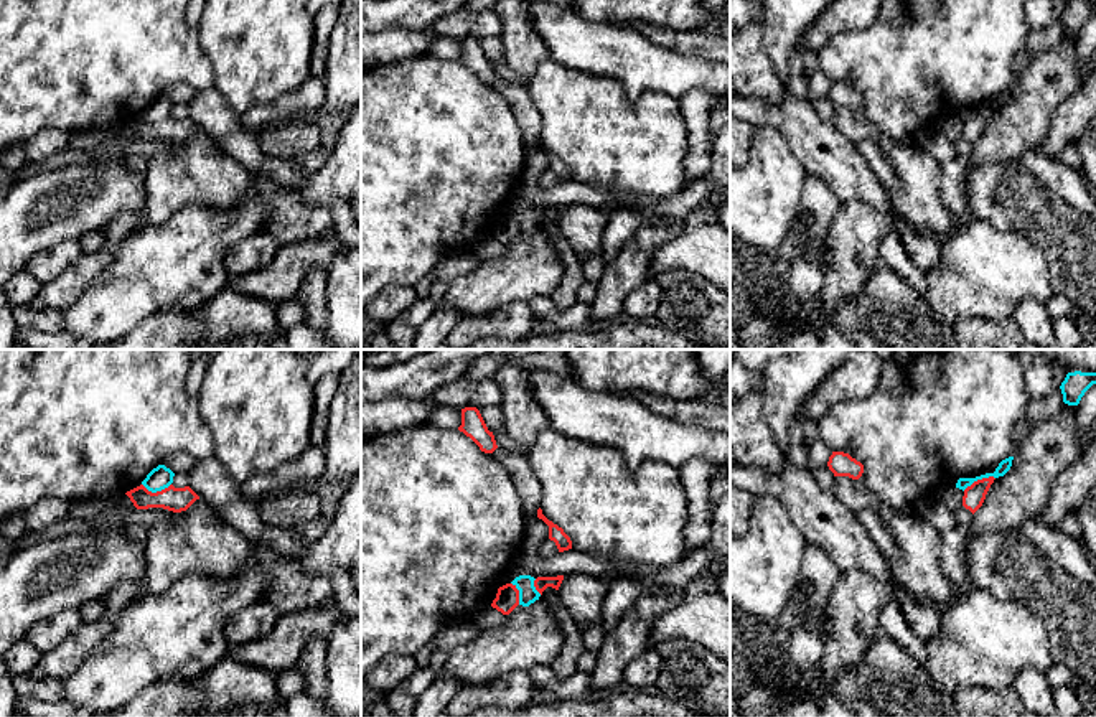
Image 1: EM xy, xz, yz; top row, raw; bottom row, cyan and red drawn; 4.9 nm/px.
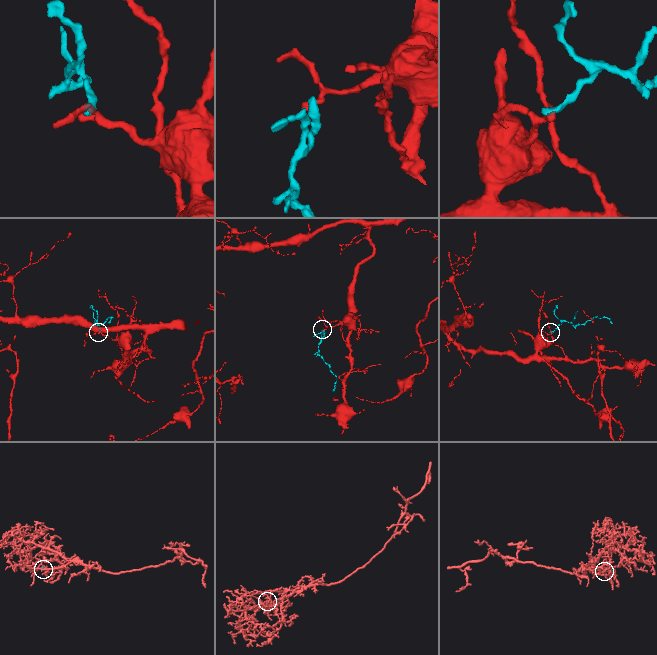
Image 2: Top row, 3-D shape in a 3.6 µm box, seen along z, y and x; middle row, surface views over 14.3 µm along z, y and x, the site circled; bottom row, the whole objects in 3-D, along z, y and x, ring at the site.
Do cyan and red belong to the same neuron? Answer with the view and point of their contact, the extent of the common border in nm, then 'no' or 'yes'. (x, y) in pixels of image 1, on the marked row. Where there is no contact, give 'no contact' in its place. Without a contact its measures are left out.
contact yz (978, 478); length 170 nm; no

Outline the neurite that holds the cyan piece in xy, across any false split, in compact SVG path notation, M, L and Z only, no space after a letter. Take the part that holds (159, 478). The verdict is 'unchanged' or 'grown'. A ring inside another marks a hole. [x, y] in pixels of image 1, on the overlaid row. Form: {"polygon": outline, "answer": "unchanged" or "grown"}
{"polygon": "M158 465L147 475L142 485L148 491L157 493L168 488L173 483L173 476L175 473L170 468L166 468L165 465Z", "answer": "unchanged"}

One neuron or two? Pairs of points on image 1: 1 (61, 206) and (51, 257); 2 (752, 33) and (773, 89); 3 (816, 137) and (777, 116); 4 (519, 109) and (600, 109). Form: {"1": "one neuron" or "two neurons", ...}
{"1": "two neurons", "2": "one neuron", "3": "one neuron", "4": "two neurons"}

